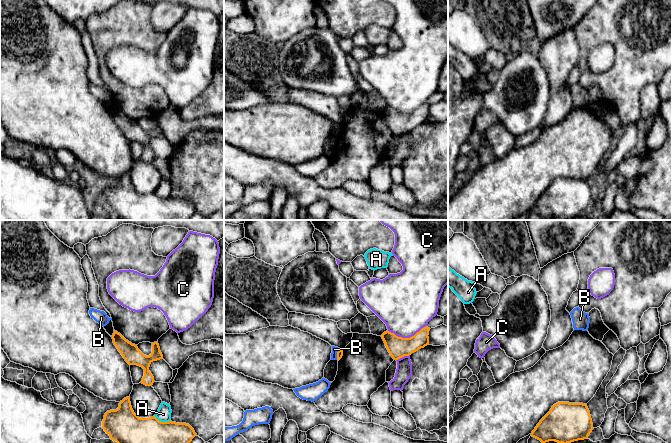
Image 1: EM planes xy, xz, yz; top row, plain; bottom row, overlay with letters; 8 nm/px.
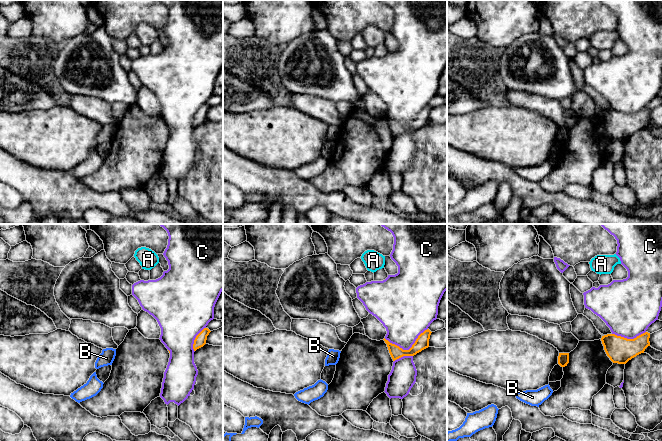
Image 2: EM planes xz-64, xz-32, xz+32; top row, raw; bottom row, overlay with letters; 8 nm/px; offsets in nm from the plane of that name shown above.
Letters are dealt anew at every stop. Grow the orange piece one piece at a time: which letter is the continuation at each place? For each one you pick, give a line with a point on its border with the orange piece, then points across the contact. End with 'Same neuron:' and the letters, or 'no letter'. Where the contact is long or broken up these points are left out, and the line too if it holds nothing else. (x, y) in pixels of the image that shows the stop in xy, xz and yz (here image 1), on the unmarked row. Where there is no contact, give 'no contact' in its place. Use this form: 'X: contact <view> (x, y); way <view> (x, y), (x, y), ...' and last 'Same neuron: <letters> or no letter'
Same neuron: no letter

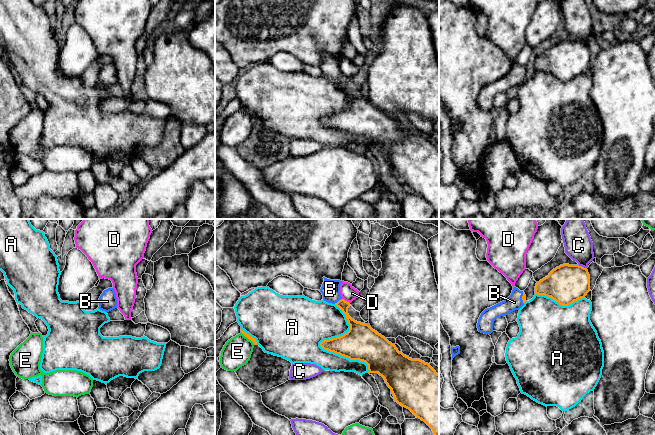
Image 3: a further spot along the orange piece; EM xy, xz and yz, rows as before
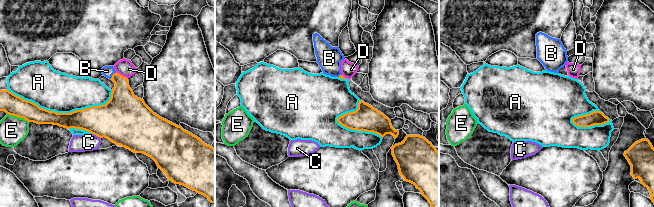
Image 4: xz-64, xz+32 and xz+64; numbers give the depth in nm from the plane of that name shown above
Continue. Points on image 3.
B: contact xz (338, 77); way xz (355, 103), (338, 77), (331, 70), (330, 65)
Same neuron: B

